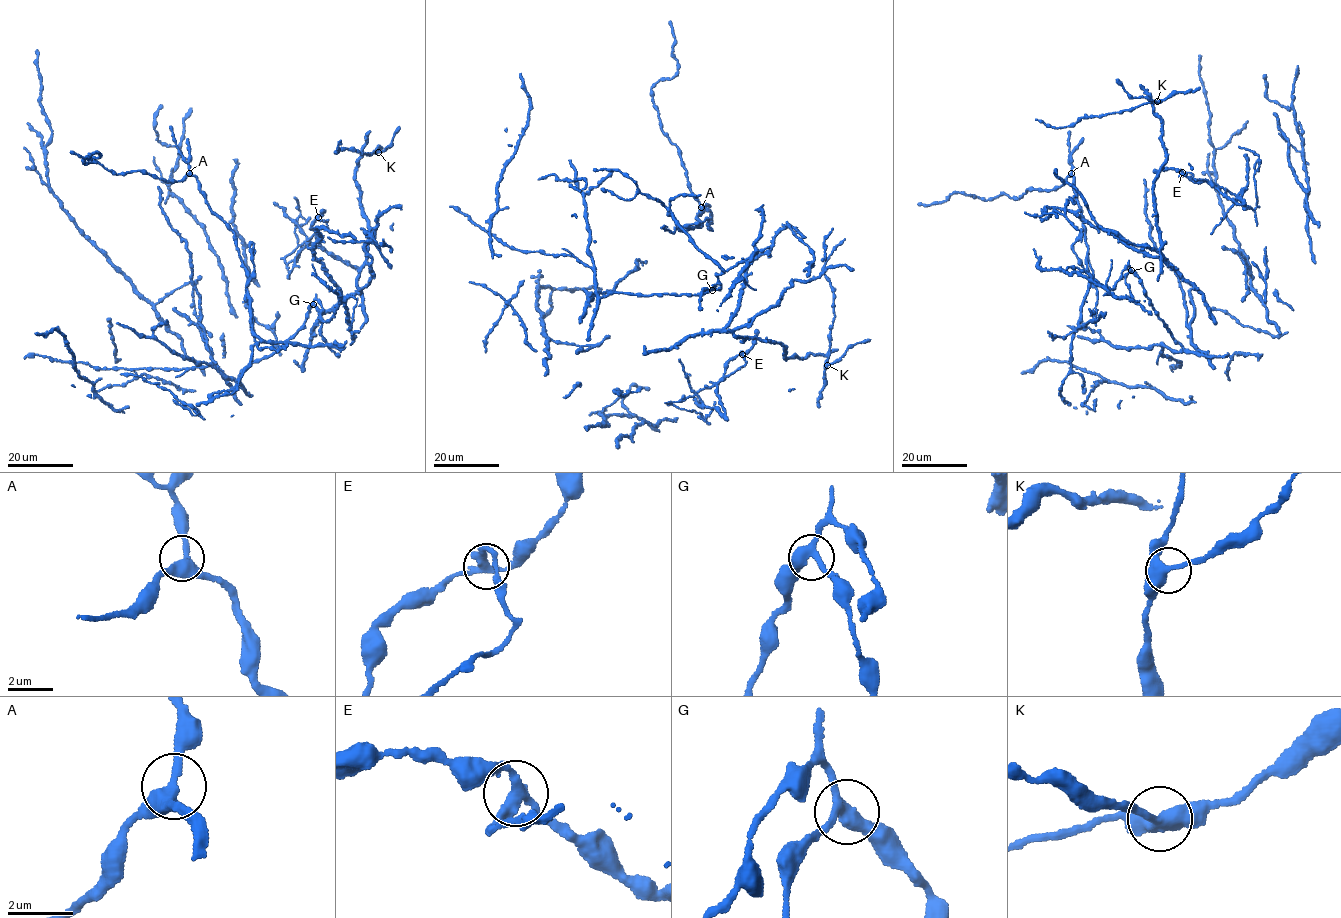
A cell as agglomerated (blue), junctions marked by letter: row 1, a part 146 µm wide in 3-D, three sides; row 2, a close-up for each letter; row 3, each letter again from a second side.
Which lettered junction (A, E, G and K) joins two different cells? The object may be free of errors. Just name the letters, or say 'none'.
E

